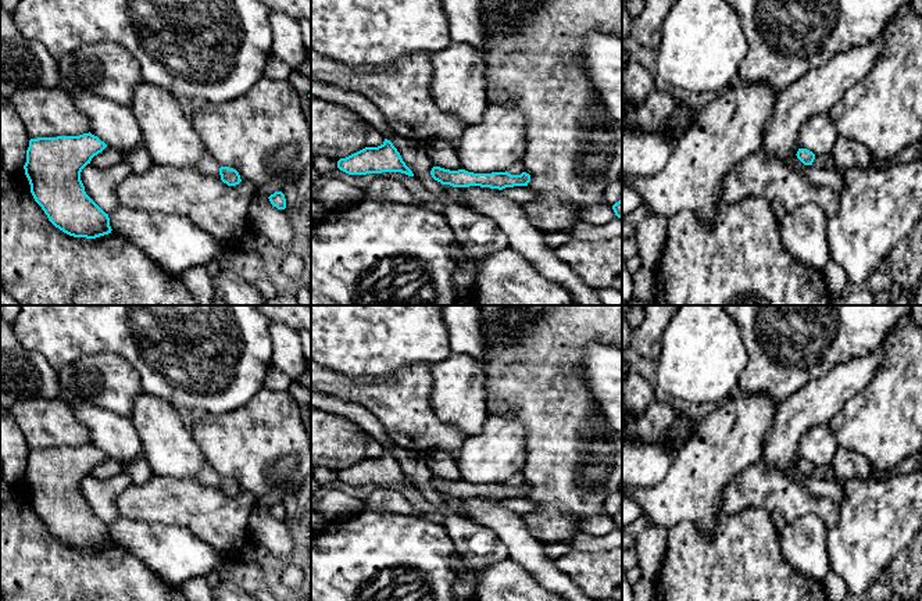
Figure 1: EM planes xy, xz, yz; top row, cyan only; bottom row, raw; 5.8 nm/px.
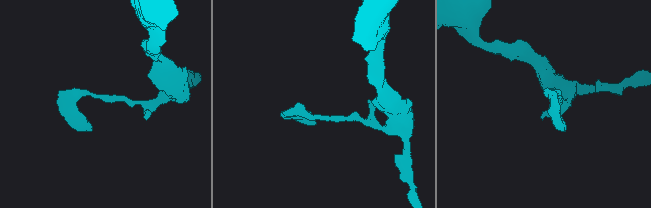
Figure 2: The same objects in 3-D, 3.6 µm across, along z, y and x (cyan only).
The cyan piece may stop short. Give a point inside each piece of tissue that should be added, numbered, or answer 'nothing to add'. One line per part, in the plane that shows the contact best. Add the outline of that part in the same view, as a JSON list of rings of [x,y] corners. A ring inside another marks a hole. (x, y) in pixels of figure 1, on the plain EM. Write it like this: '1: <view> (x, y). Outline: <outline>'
nothing to add

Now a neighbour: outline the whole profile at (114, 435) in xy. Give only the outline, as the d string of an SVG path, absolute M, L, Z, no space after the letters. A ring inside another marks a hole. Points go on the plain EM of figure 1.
M65 397L71 404L74 416L89 430L89 443L107 457L124 464L137 455L144 455L139 433L129 416L94 407L86 401Z

